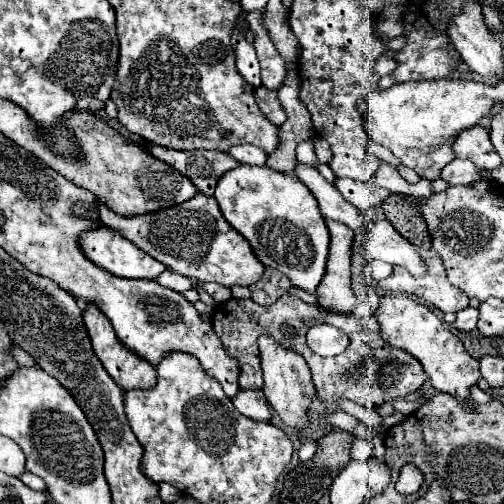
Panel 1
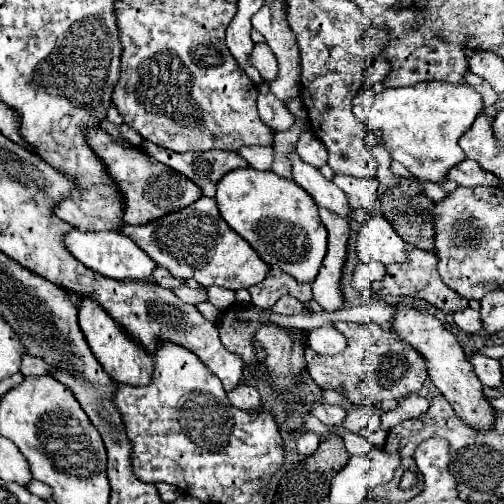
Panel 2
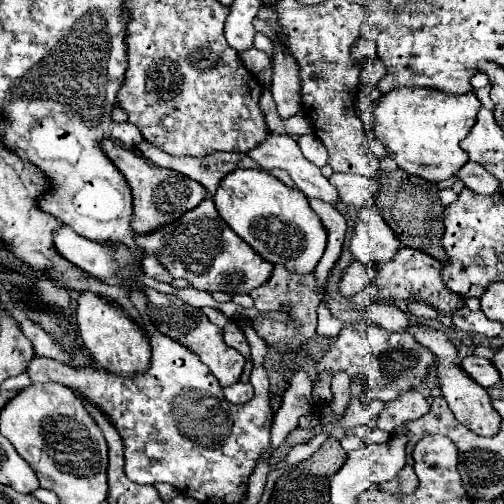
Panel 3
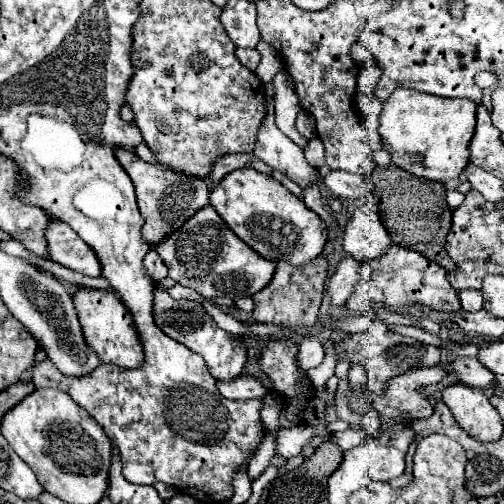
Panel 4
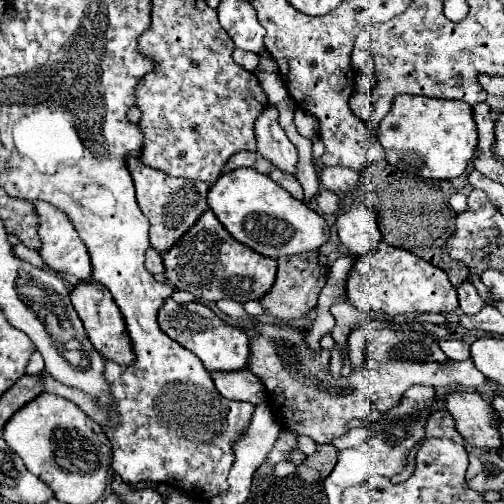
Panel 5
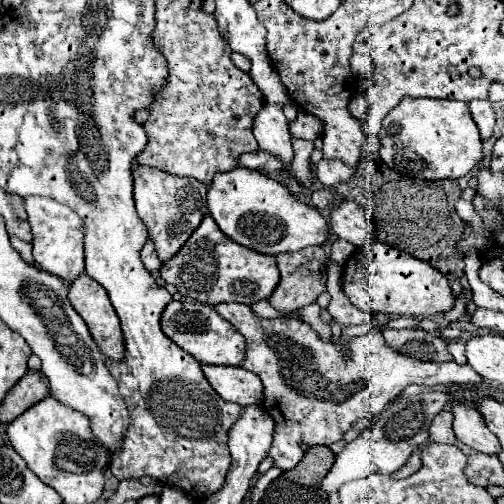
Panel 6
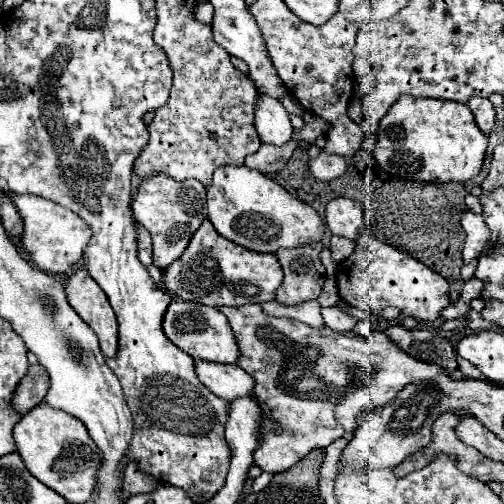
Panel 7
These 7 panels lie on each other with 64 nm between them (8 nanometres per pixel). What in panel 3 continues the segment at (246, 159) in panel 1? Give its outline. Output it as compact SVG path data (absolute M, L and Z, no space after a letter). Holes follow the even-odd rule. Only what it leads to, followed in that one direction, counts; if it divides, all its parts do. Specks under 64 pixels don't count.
M270 132L268 140L264 140L264 144L260 144L258 148L248 150L246 154L248 154L264 172L270 172L272 168L284 168L284 170L292 176L296 188L298 188L300 192L304 192L308 198L318 198L318 200L322 200L322 202L326 202L326 204L332 204L332 206L338 206L338 204L340 204L340 194L338 194L338 190L328 182L328 178L324 178L324 176L320 174L320 168L318 168L318 166L314 166L312 162L308 162L308 160L302 156L302 152L300 152L300 148L298 148L298 144L296 144L296 140L294 140L292 136L280 136L280 134Z

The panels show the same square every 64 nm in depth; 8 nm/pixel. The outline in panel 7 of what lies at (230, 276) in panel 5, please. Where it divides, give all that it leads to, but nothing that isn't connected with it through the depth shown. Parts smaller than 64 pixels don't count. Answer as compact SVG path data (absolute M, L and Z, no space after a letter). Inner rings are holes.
M204 220L184 254L162 272L162 280L178 298L218 308L274 300L274 292L282 284L282 272L274 254L260 254L236 246L222 238L210 220Z

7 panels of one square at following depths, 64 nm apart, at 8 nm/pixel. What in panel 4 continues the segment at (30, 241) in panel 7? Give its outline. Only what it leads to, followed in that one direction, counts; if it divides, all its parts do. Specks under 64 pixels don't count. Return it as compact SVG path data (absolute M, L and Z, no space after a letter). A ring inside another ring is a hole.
M50 222L46 228L50 258L74 272L86 276L102 276L102 264L96 252L80 240L80 236L64 222Z

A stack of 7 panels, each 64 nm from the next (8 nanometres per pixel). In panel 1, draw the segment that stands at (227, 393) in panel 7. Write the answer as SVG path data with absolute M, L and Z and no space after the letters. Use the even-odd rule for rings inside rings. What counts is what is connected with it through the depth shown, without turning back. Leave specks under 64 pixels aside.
M240 390L236 398L232 398L236 410L244 416L248 416L250 420L256 420L256 422L270 422L272 416L270 416L270 406L268 406L268 400L262 392L244 392Z

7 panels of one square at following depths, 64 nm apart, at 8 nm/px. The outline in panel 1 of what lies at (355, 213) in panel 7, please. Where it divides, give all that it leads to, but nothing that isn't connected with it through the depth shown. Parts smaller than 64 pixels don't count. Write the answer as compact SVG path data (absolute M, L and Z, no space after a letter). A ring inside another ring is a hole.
M388 220L370 224L370 232L364 242L366 260L382 260L394 266L406 268L414 278L428 272L428 264L420 256L420 248L402 238Z

